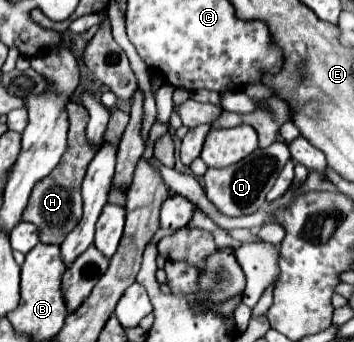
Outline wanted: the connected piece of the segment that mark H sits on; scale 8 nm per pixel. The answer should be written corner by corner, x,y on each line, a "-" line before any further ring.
67,104
67,112
69,112
69,146
59,162
59,166
55,168
55,172
51,172
47,178
43,178
41,182
35,184
29,204
23,212
23,220
25,222
33,222
39,228
39,240
43,244
61,244
65,240
65,232
69,234
81,220
83,216
83,200
81,200
81,182
85,178
87,166
93,160
95,152
85,136
85,128
89,122
89,114
85,112
85,108
81,104

